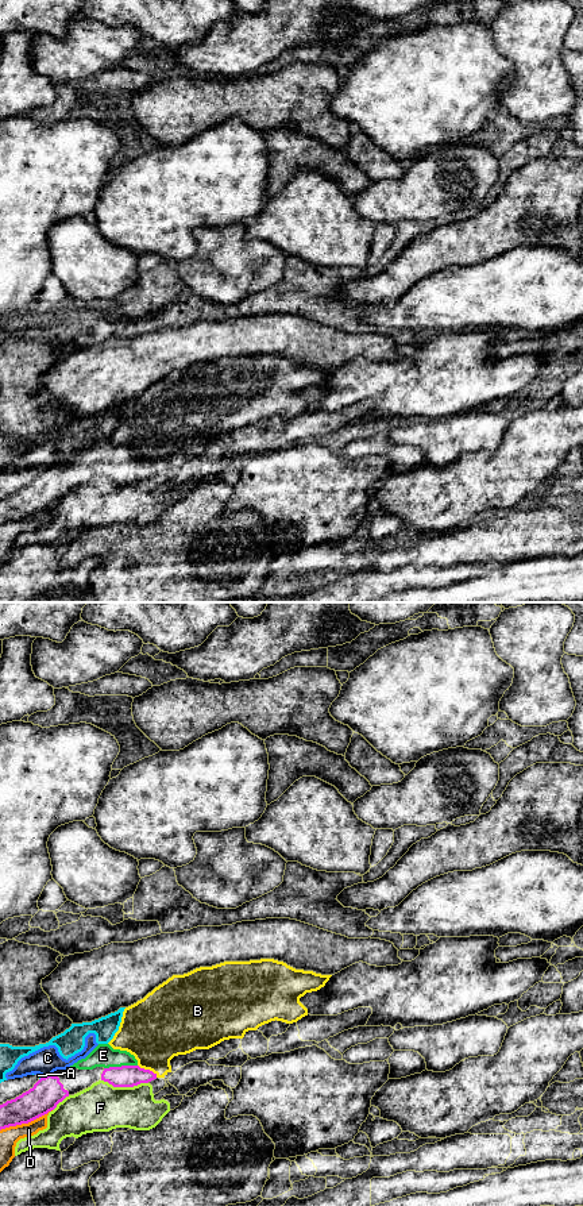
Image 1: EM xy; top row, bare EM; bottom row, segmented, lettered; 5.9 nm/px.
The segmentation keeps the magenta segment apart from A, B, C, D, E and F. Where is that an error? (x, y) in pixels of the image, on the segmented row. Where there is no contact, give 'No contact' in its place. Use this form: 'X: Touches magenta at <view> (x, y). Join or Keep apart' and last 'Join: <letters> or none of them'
A: Touches magenta at xy (42, 1078). Keep apart
B: Touches magenta at xy (147, 1070). Keep apart
C: Touches magenta at xy (47, 1075). Keep apart
D: Touches magenta at xy (26, 1122). Keep apart
E: Touches magenta at xy (122, 1066). Join
F: Touches magenta at xy (124, 1086). Keep apart
Join: E

